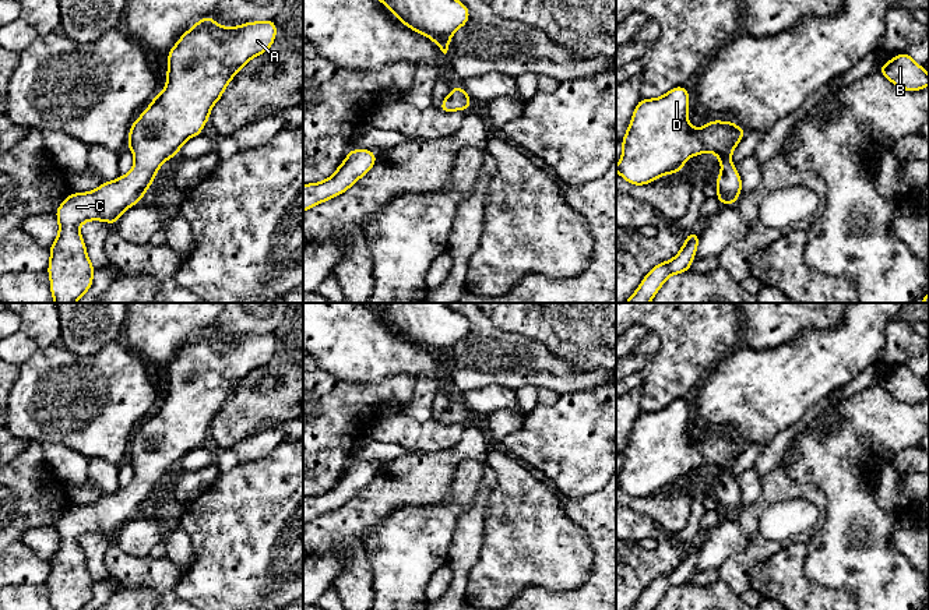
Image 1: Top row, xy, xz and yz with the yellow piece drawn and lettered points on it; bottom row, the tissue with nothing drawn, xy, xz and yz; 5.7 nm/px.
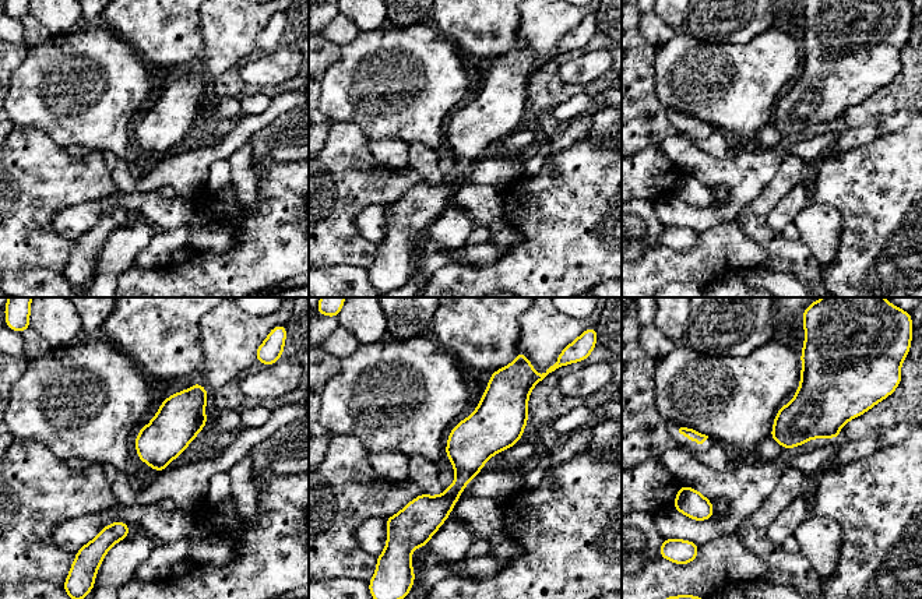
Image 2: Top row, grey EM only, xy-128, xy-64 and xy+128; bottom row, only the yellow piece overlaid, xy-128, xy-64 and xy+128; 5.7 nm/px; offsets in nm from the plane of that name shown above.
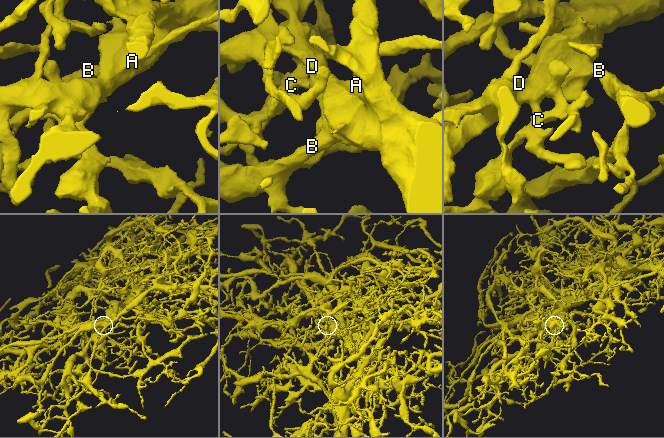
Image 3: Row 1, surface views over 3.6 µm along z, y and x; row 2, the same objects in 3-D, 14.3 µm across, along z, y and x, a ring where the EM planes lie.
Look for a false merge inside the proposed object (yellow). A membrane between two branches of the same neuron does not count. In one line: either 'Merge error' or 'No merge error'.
No merge error

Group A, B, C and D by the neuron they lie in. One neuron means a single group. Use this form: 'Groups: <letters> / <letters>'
Groups: A B C D

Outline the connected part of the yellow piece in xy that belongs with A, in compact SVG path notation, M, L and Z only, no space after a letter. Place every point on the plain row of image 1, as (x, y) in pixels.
M205 328L179 350L168 366L168 394L163 403L154 409L151 417L131 437L127 459L134 468L133 482L113 494L103 494L96 503L70 507L54 523L59 549L49 560L50 575L46 582L53 610L81 610L92 599L95 581L87 568L80 537L103 533L115 539L124 523L141 514L161 477L177 469L189 451L201 448L212 419L221 412L228 396L253 370L265 366L274 357L275 349L274 332L231 341L221 339L211 328Z

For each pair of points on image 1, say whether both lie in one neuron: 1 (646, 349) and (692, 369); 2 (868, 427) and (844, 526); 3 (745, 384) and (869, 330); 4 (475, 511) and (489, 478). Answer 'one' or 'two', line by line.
1: two
2: one
3: one
4: one

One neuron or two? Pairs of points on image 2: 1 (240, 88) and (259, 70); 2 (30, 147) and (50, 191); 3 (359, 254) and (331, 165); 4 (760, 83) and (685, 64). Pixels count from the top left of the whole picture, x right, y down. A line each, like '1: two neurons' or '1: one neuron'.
1: two neurons
2: one neuron
3: one neuron
4: one neuron

